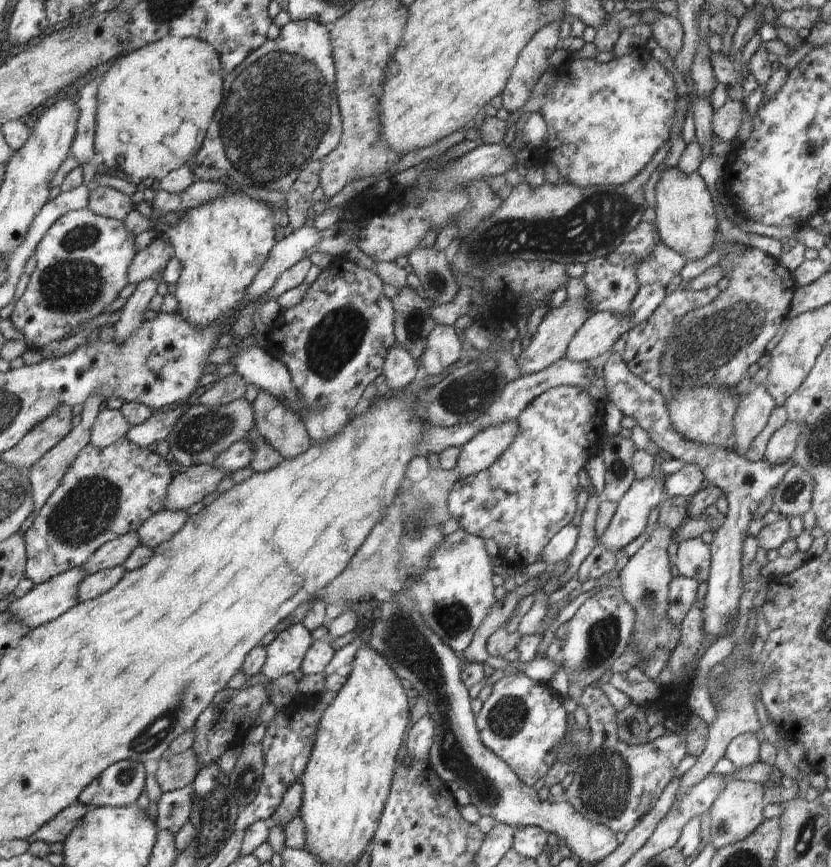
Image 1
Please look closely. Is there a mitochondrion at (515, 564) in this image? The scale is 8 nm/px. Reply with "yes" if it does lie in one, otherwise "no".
no

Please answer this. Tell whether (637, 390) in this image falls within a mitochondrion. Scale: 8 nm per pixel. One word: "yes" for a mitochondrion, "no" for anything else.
no

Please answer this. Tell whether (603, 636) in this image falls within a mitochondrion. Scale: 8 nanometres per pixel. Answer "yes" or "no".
yes

